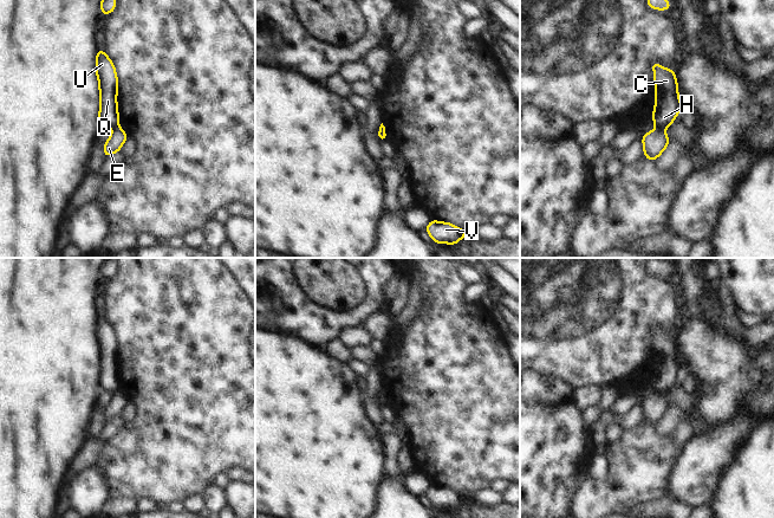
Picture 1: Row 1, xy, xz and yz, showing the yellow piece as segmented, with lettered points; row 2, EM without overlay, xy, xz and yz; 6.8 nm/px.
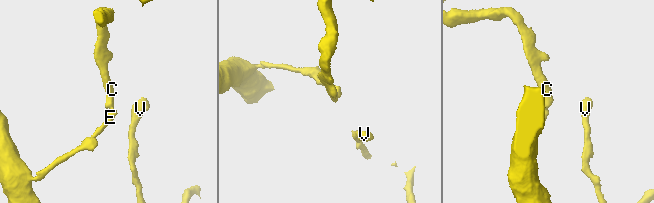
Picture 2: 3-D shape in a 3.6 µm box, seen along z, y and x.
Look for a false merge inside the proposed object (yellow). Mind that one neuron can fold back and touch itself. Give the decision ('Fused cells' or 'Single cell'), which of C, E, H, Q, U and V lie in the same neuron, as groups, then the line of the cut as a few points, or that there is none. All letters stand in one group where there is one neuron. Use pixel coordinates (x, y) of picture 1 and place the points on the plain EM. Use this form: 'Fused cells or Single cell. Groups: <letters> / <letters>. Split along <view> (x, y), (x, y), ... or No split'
Fused cells. Groups: C H Q U / E V. Split along yz (657, 392), (663, 394)

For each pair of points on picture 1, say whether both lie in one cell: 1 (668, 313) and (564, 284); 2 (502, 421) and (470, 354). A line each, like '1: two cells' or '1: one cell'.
1: one cell
2: one cell

